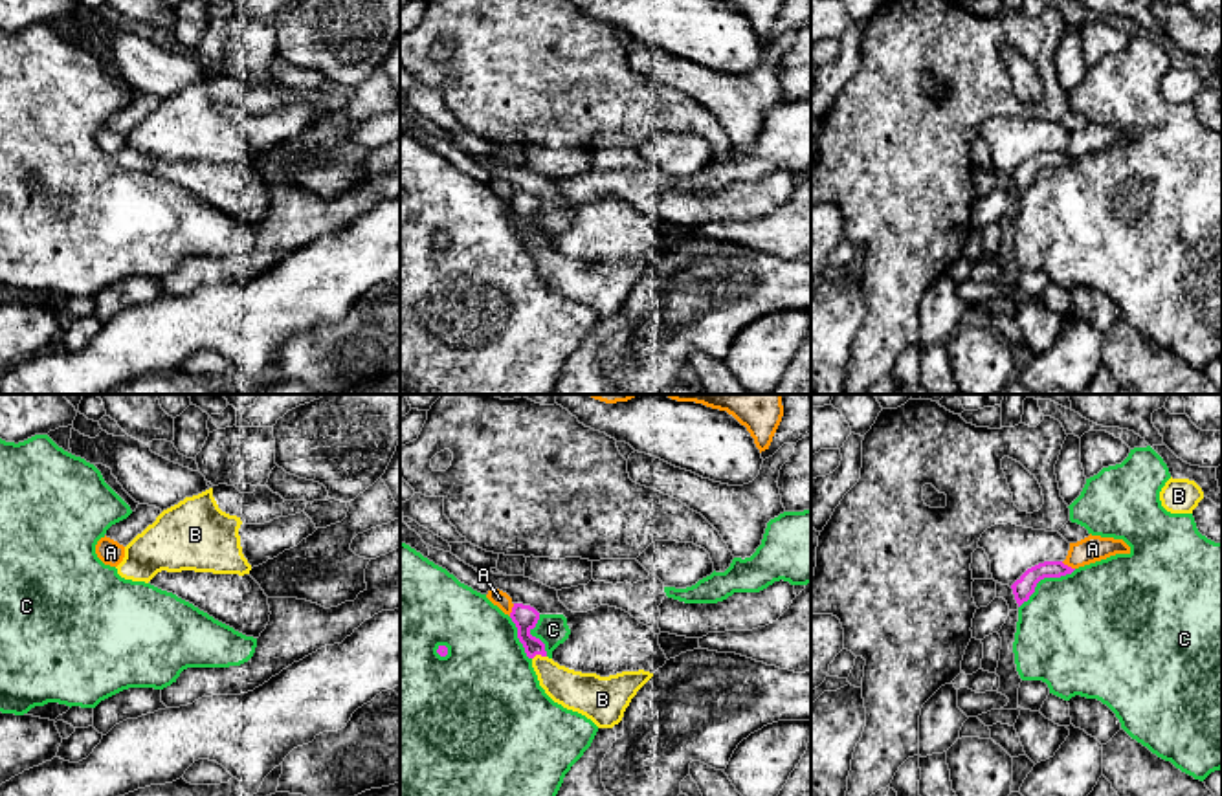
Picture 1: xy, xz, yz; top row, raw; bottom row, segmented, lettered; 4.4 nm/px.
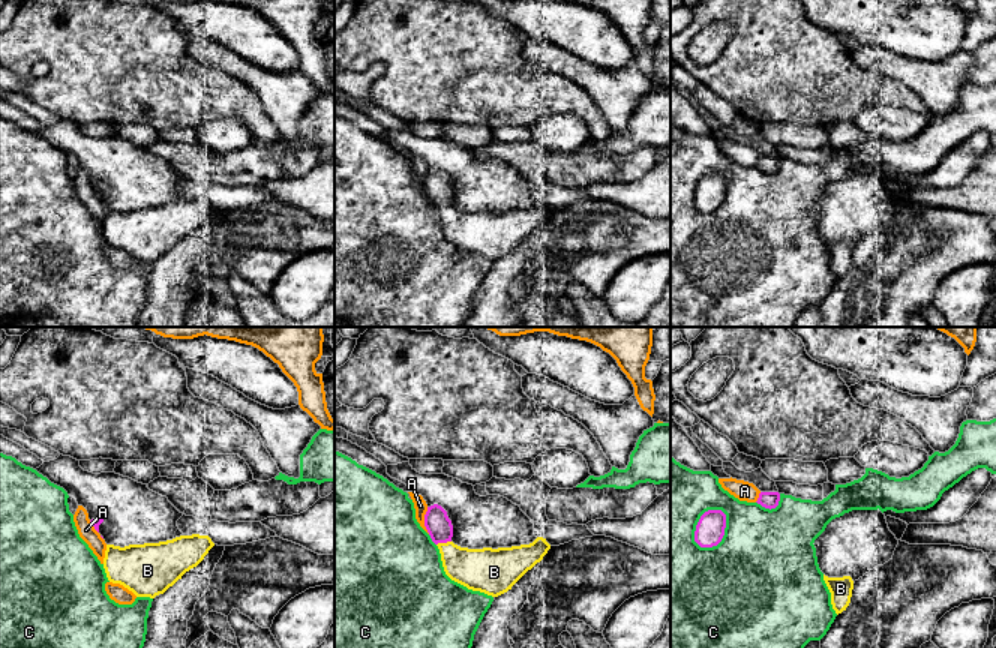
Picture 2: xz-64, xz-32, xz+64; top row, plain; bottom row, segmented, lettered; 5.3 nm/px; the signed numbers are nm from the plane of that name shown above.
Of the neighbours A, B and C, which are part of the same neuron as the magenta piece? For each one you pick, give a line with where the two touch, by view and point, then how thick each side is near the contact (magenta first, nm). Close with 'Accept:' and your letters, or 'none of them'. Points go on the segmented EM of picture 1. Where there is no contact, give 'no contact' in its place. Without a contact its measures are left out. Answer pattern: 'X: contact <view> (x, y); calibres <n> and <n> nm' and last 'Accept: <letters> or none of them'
B: contact xz (538, 653); calibres 110 and 180 nm
Accept: B

